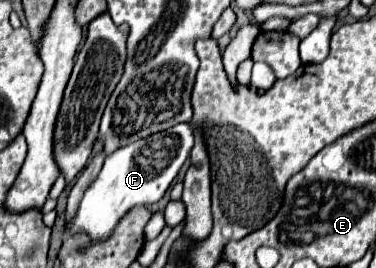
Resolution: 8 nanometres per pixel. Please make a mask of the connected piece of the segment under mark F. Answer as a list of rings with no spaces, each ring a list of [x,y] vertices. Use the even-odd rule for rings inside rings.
[[[179,123],[173,125],[173,129],[159,131],[147,139],[139,139],[131,145],[125,145],[105,157],[103,169],[99,177],[91,183],[91,187],[85,191],[77,217],[73,223],[65,229],[67,235],[71,233],[87,233],[93,241],[107,239],[111,231],[115,229],[117,221],[135,205],[153,205],[157,203],[173,179],[177,177],[179,169],[187,161],[191,147],[193,147],[193,125],[191,123]]]

